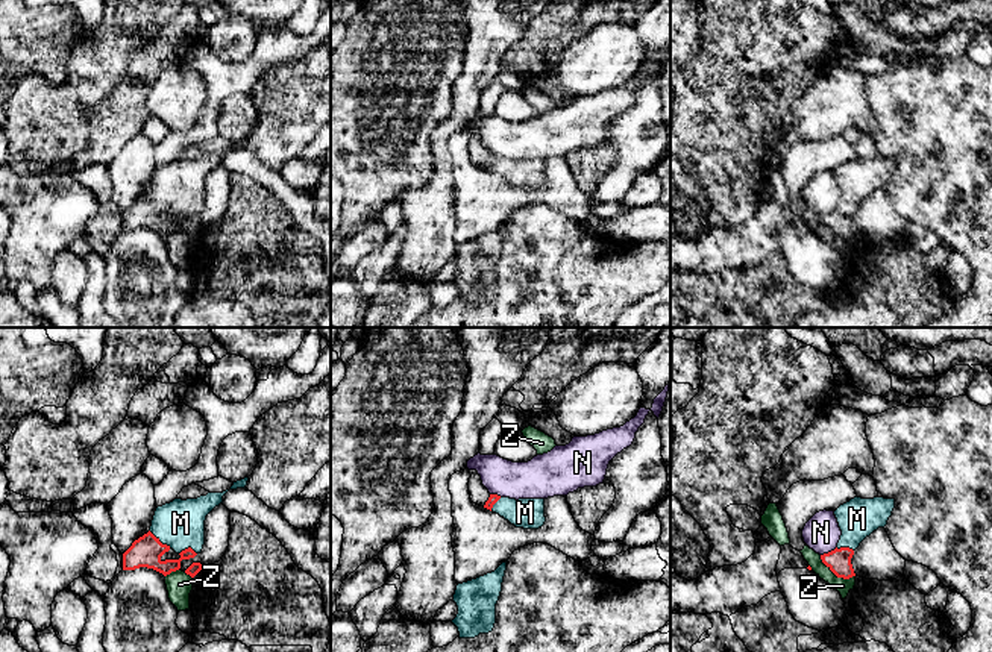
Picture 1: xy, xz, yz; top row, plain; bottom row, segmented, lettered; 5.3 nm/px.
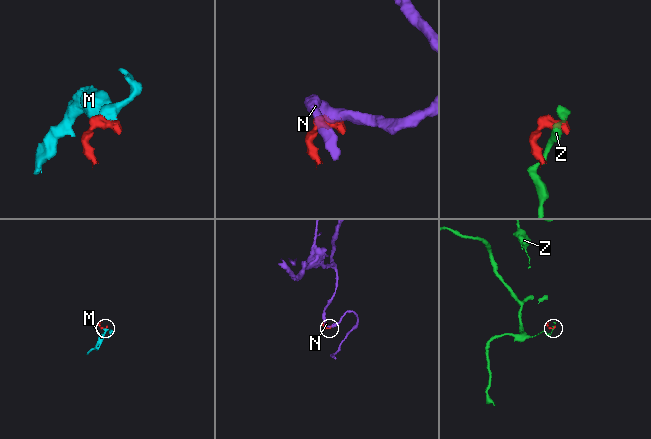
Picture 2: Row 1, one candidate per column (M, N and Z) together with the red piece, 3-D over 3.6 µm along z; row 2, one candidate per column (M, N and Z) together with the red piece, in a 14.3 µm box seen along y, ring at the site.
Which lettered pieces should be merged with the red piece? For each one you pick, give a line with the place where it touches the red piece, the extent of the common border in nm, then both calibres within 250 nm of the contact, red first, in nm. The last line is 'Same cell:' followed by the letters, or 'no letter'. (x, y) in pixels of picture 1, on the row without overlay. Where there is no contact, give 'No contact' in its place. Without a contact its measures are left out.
M: Touches red at xy (158, 200). Shared border 150 nm. Thickness 160 nm (red) against 260 nm
Same cell: M

